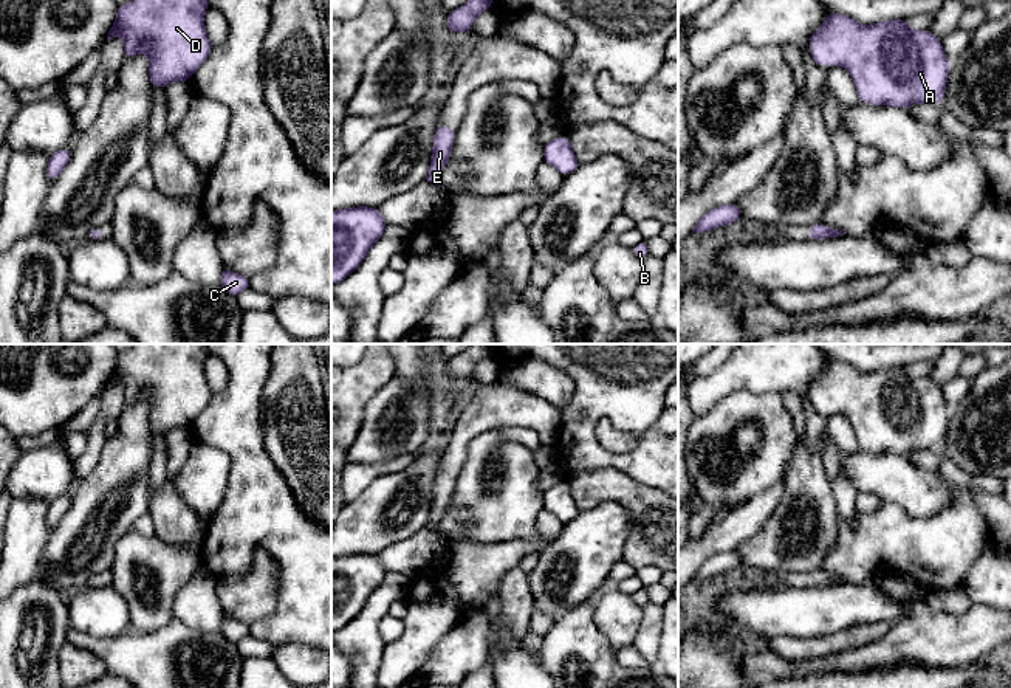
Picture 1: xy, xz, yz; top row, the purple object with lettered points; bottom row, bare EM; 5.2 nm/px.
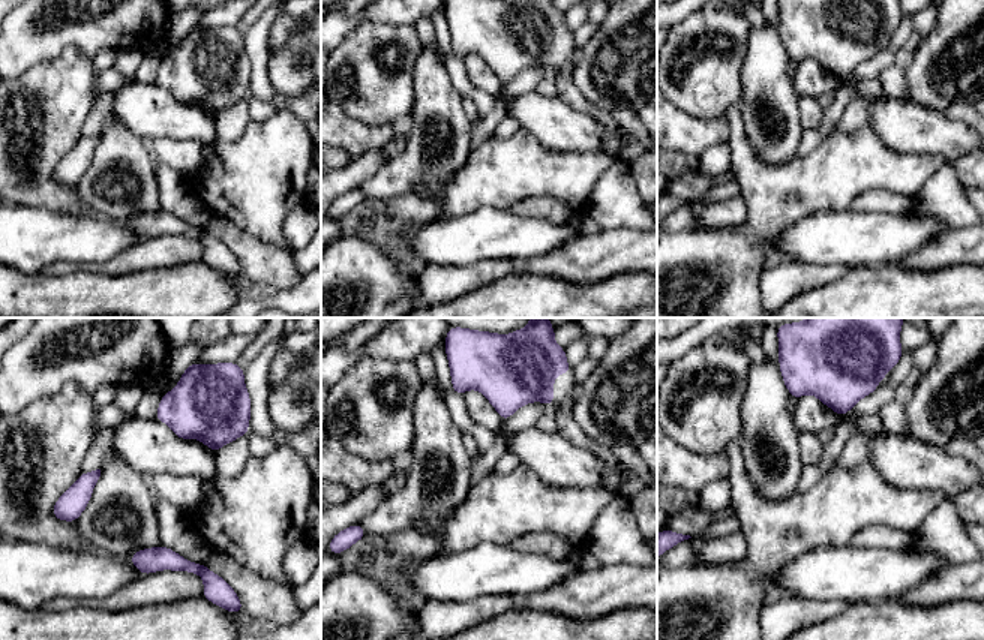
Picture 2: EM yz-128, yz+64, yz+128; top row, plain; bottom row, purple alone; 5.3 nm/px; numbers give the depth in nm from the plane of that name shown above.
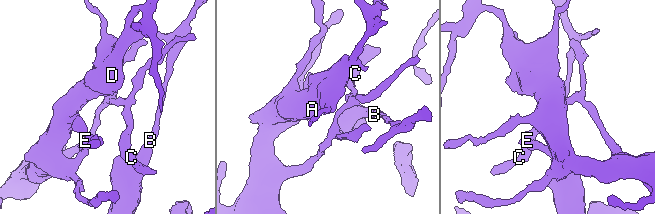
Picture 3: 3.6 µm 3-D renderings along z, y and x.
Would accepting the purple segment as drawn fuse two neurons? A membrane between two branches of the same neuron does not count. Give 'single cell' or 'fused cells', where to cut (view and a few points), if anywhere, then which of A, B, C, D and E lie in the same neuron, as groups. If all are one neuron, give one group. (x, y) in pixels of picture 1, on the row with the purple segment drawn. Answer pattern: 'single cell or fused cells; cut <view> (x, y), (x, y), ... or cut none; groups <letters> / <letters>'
single cell; cut none; groups A B C D E

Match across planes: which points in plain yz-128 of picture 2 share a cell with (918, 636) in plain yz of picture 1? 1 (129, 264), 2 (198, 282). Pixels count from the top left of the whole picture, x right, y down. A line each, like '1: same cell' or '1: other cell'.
1: other cell
2: same cell

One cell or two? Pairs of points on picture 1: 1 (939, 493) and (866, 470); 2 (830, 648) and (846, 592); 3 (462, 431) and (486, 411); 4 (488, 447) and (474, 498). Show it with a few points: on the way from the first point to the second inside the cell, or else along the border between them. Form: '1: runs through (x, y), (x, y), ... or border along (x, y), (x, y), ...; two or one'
1: runs through (920, 493), (904, 482), (884, 474); one
2: border along (870, 622), (850, 625), (824, 636), (799, 639); two
3: runs through (468, 426), (480, 414); one
4: runs through (482, 459), (479, 485); one

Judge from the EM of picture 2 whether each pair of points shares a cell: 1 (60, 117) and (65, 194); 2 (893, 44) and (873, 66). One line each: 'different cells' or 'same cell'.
1: same cell
2: same cell

